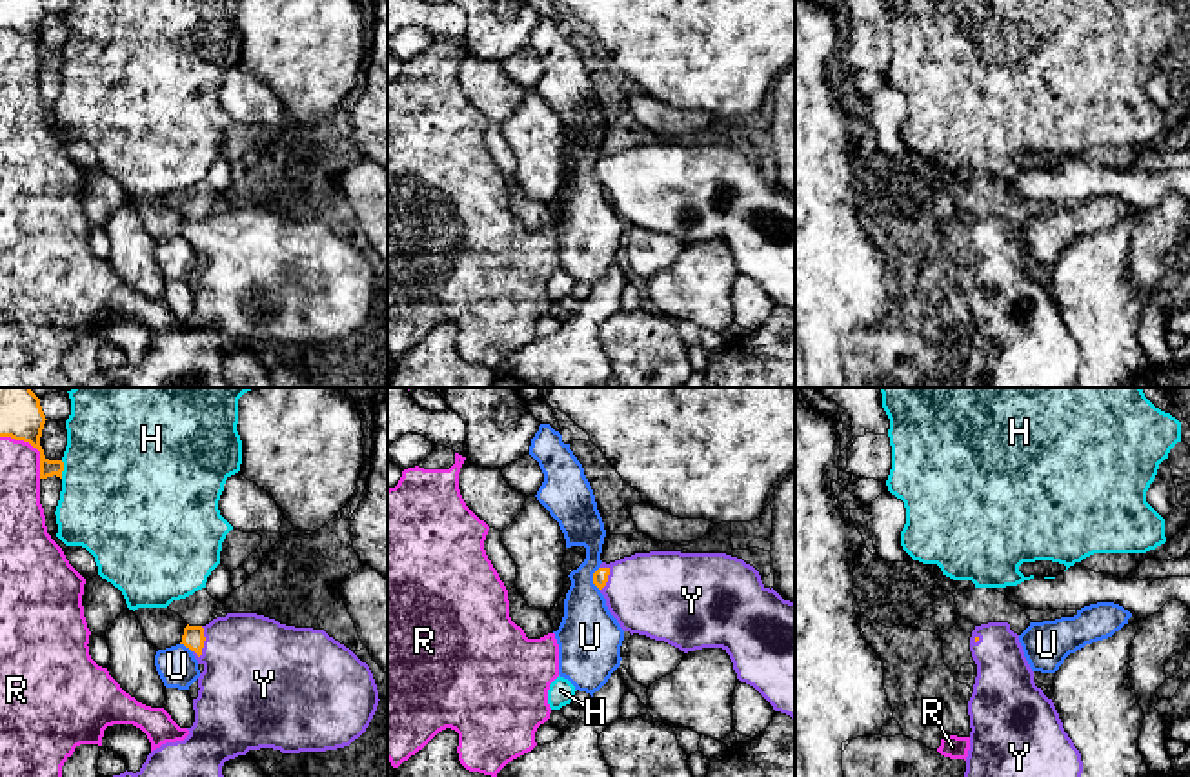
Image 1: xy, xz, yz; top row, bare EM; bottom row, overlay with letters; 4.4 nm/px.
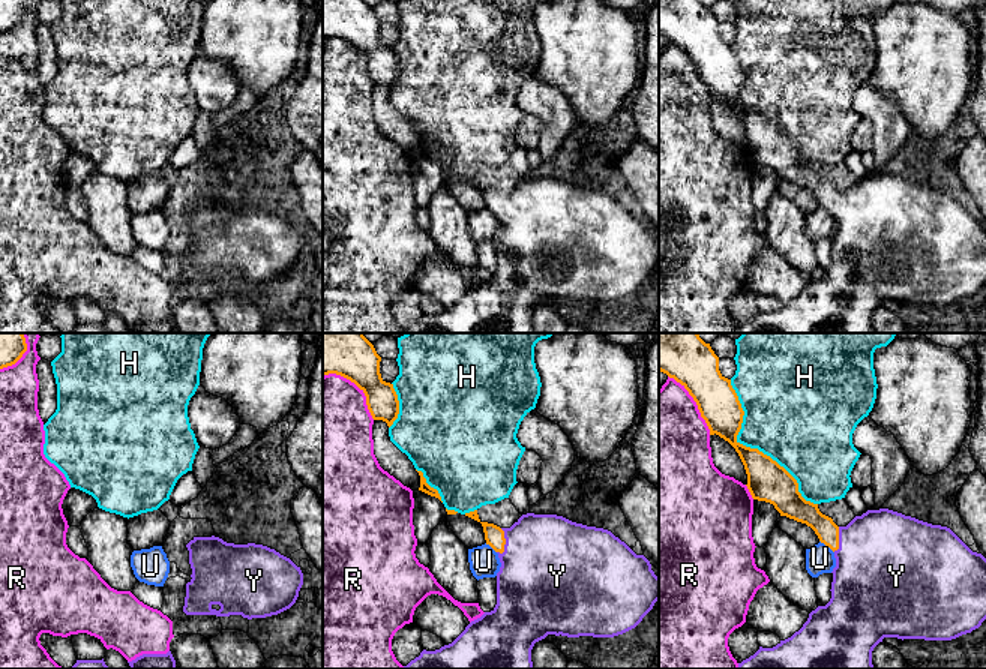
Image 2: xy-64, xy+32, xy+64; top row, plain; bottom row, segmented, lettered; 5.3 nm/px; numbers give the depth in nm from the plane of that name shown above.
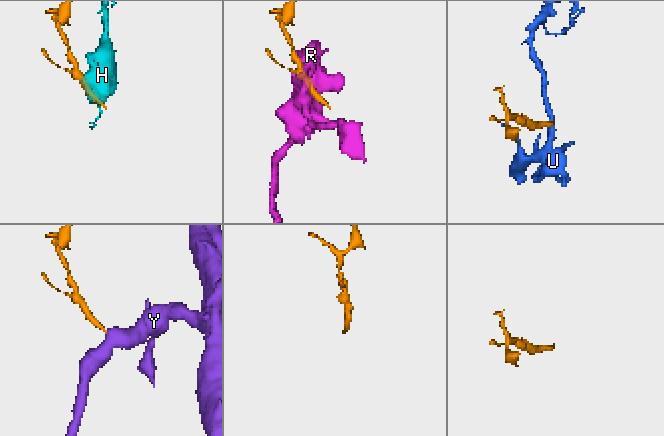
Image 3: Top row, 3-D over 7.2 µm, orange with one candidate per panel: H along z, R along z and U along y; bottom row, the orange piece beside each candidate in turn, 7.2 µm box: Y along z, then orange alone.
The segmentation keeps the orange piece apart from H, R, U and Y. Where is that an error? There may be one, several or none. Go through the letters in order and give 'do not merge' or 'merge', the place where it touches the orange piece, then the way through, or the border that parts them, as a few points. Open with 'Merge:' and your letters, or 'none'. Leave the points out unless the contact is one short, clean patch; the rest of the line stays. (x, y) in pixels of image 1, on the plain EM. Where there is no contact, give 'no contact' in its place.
Merge: Y
H: do not merge; contact xy (62, 62)
R: do not merge; contact xy (33, 39)
U: do not merge; contact xz (594, 171); border xz (599, 159), (594, 166), (594, 177), (599, 182)
Y: merge; contact xy (202, 235); way xy (193, 230), (202, 235), (230, 239), (253, 259)

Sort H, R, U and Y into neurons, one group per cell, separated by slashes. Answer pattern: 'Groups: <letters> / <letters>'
Groups: H / R / U / Y

